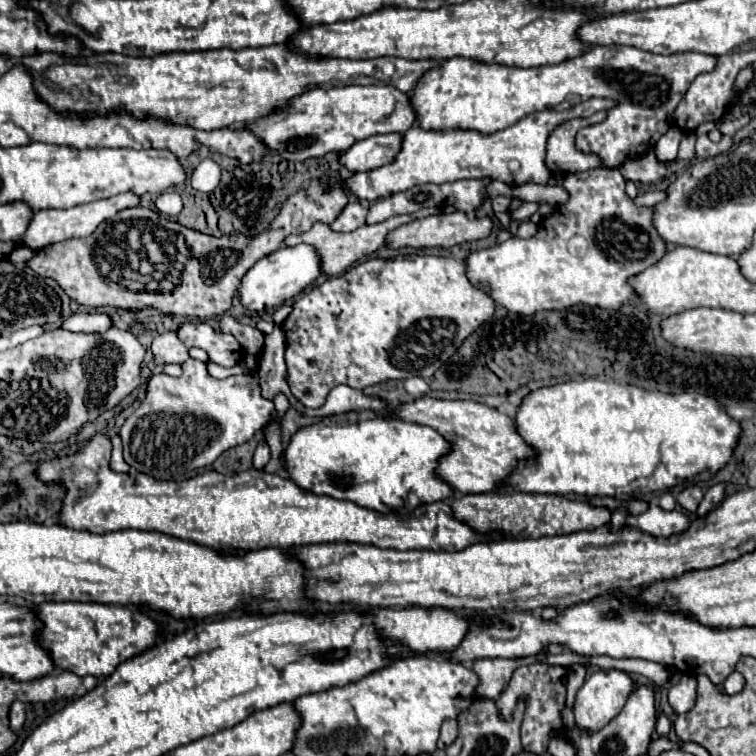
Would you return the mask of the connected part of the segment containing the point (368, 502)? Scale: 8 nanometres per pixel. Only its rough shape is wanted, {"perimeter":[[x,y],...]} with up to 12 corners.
{"perimeter":[[326,419],[282,453],[308,493],[380,513],[444,501],[450,443],[400,419]]}

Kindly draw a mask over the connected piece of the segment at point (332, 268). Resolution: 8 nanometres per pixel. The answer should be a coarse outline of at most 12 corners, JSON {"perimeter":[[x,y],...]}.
{"perimeter":[[436,207],[338,233],[316,223],[284,245],[312,243],[322,271],[342,275],[356,261],[386,247],[386,235]]}

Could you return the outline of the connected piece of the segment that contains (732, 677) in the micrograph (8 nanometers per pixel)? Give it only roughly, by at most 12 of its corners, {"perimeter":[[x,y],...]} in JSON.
{"perimeter":[[730,673],[724,681],[724,691],[736,695],[744,689],[744,677]]}

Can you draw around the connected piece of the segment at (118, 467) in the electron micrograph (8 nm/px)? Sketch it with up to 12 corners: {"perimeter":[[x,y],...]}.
{"perimeter":[[118,435],[110,437],[112,457],[110,469],[126,473],[128,465],[122,459],[122,441]]}

